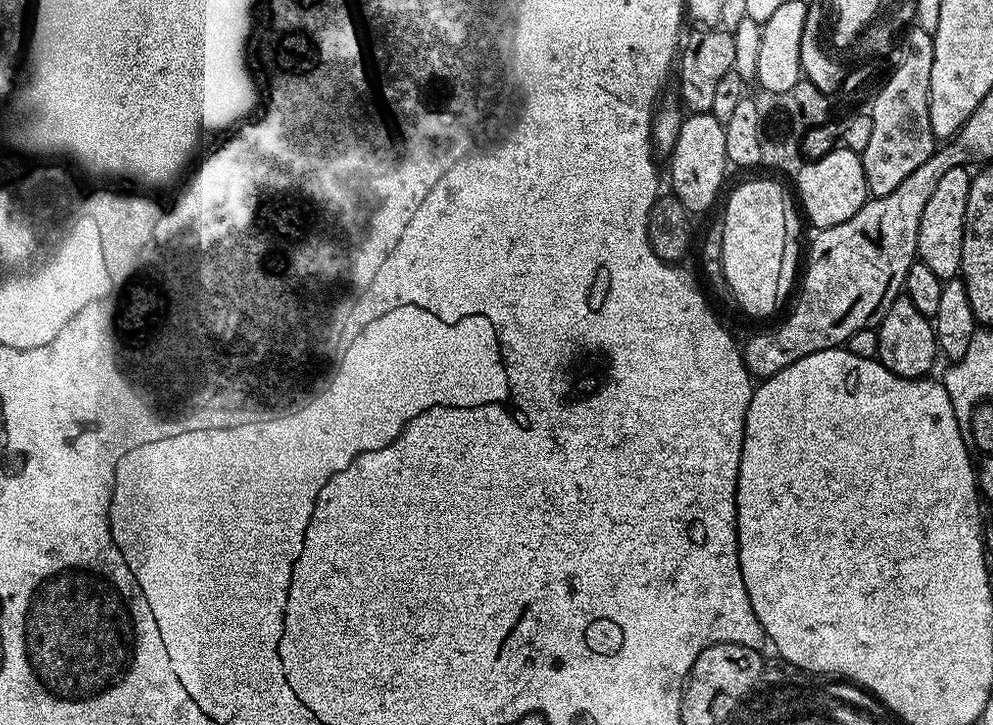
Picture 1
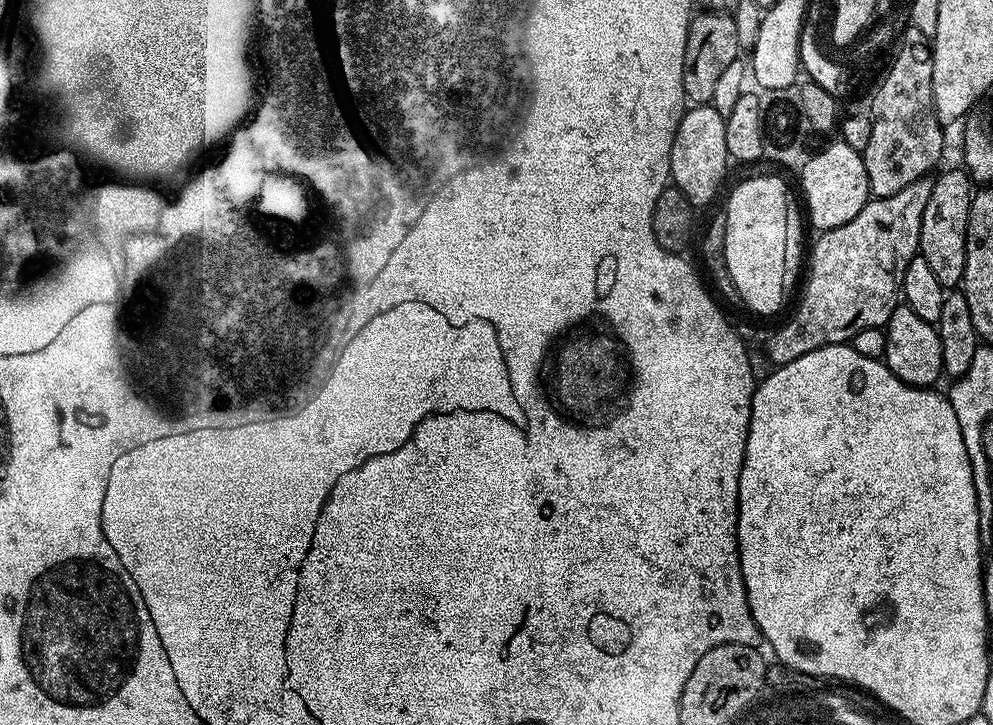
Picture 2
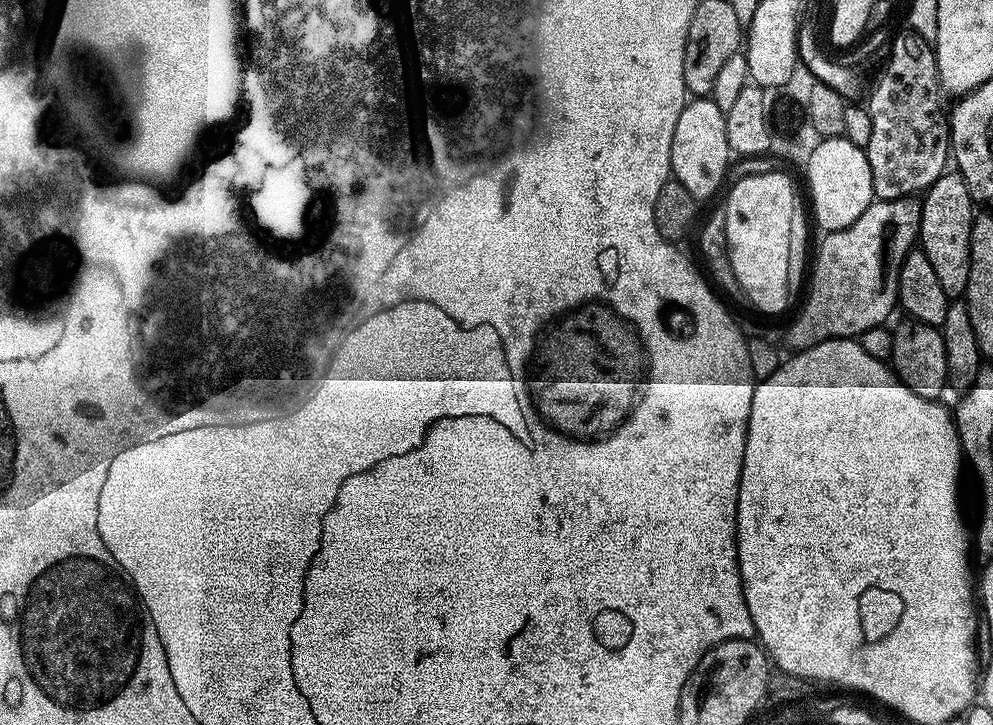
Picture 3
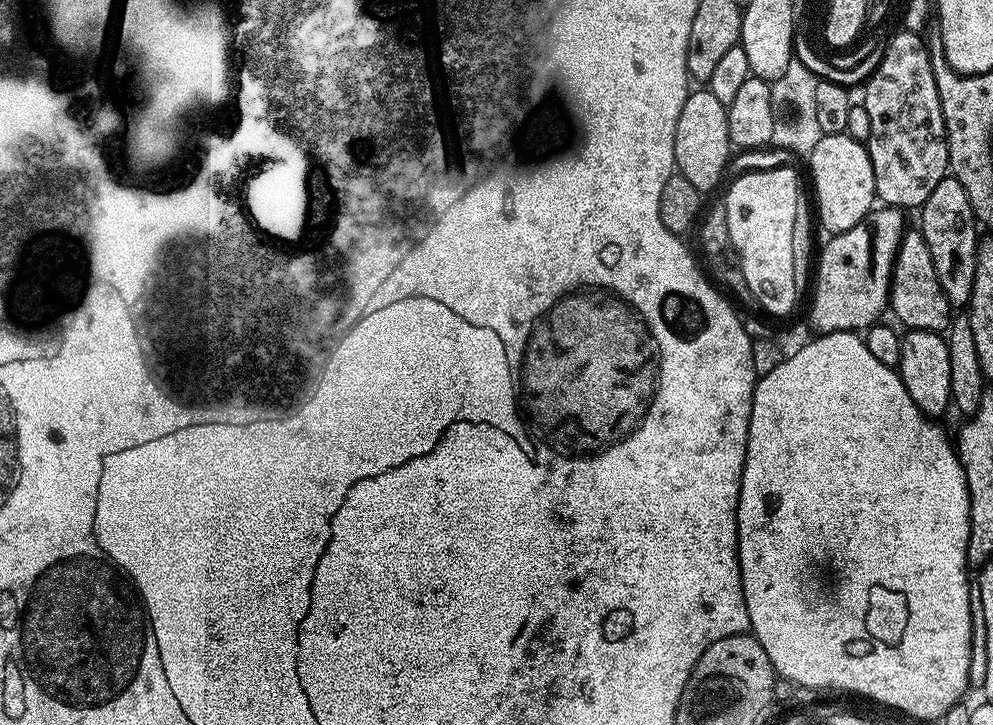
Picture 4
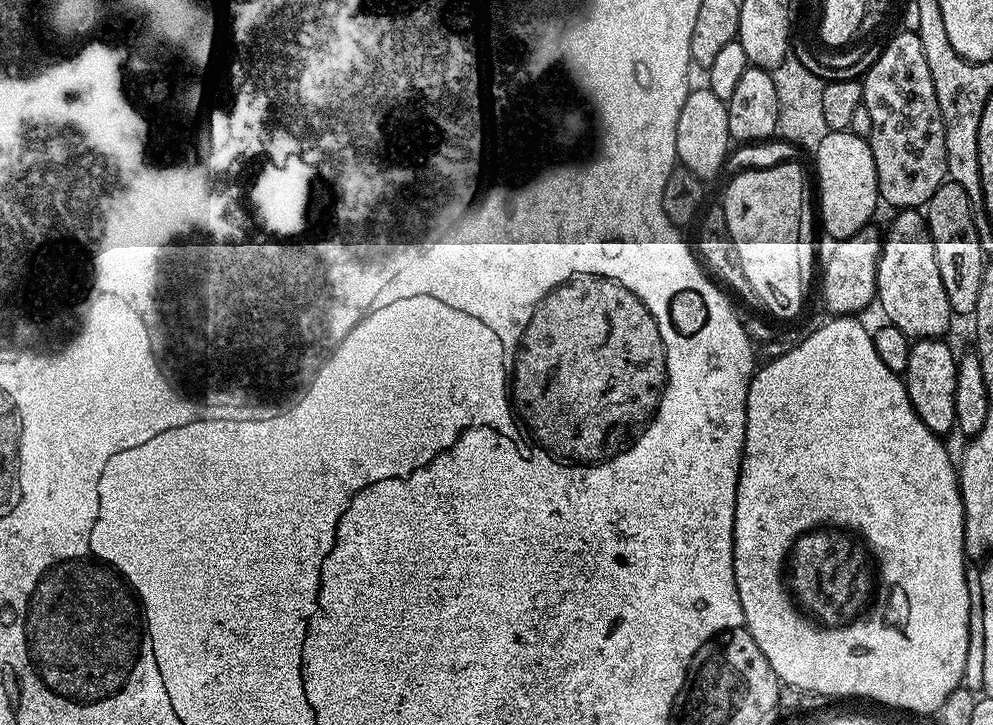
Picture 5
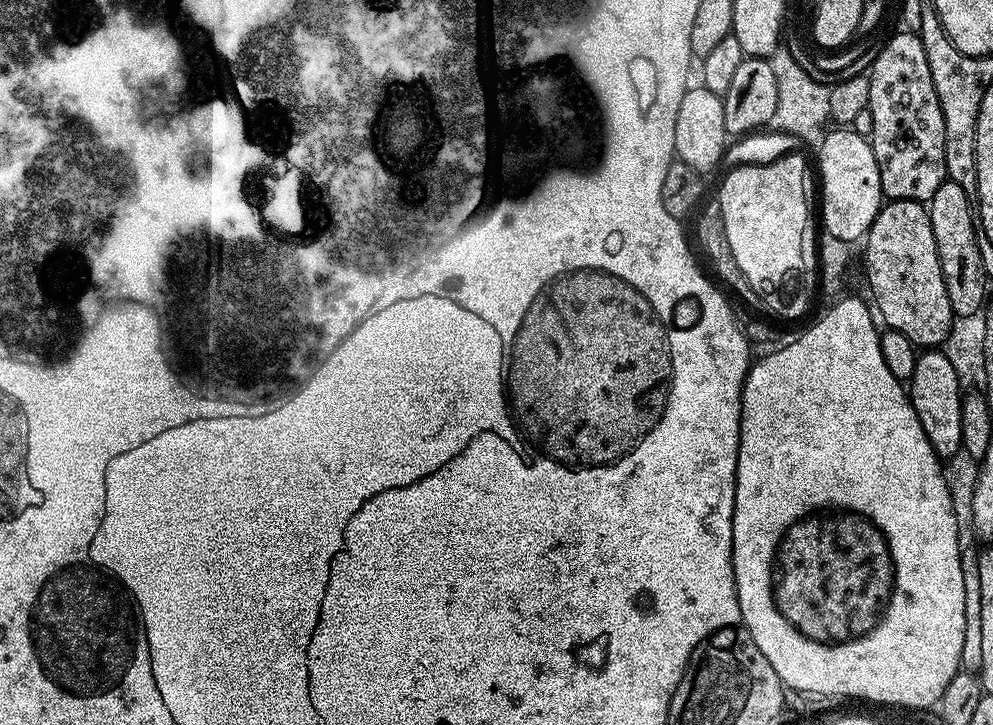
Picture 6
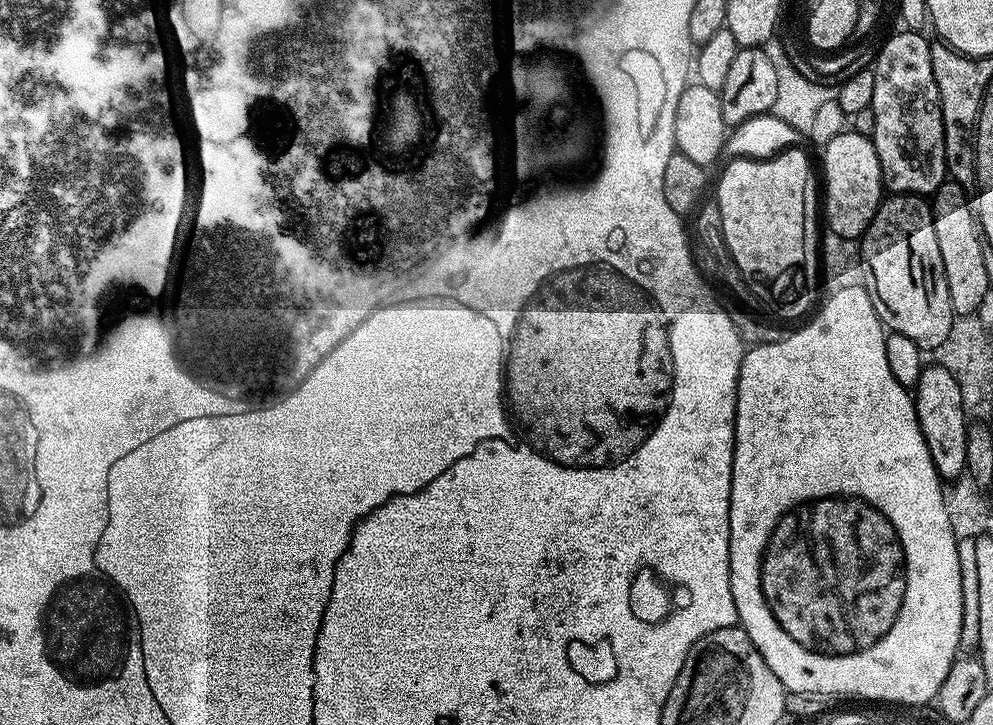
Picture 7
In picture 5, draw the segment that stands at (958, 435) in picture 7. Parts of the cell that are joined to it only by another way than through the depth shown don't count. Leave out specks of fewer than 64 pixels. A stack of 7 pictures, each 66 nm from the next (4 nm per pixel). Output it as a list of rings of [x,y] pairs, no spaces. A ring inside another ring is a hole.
[[[917,339],[909,350],[909,361],[902,373],[904,389],[910,402],[922,418],[922,422],[931,432],[944,438],[956,427],[955,418],[955,382],[958,363],[957,353],[943,339]]]

